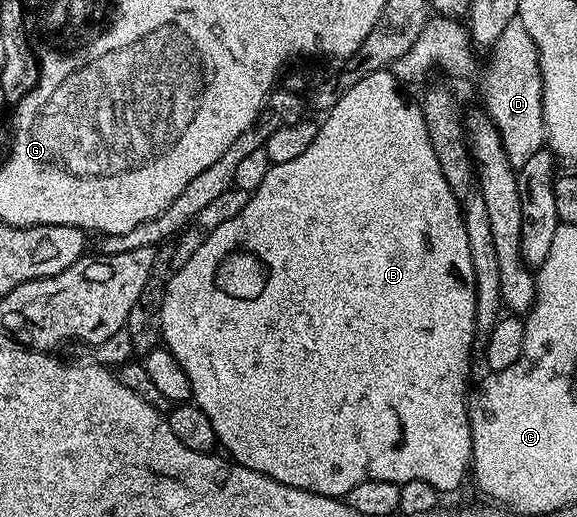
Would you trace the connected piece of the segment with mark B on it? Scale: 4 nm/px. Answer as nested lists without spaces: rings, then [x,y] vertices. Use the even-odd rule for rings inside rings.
[[[390,69],[378,70],[361,80],[351,82],[348,87],[344,94],[340,93],[336,97],[334,108],[326,111],[324,118],[327,119],[318,123],[319,131],[317,136],[313,136],[313,144],[309,144],[309,148],[305,148],[305,152],[301,152],[301,156],[296,156],[294,160],[288,160],[286,164],[272,164],[269,172],[265,172],[265,180],[261,180],[261,184],[250,195],[245,208],[242,208],[237,216],[225,220],[217,227],[197,248],[197,252],[193,252],[193,256],[185,261],[184,266],[171,274],[173,276],[168,280],[167,287],[163,290],[163,303],[159,306],[159,326],[163,329],[162,345],[177,360],[177,364],[181,364],[181,368],[185,368],[185,376],[189,376],[194,405],[199,406],[201,412],[205,412],[205,416],[209,416],[209,424],[213,424],[213,432],[218,445],[224,446],[228,450],[224,451],[240,466],[269,476],[286,486],[301,488],[305,492],[337,499],[342,499],[350,490],[357,488],[357,484],[370,478],[400,484],[409,480],[425,480],[425,484],[433,484],[433,488],[437,488],[440,492],[455,490],[462,484],[466,474],[468,477],[471,470],[471,425],[469,424],[467,400],[469,387],[472,385],[471,345],[477,341],[475,333],[477,292],[473,276],[473,256],[469,256],[469,236],[465,236],[461,202],[449,188],[445,176],[441,176],[441,164],[437,164],[433,144],[429,144],[429,128],[425,128],[422,105],[418,101],[410,102],[403,95],[404,87],[394,73]]]

